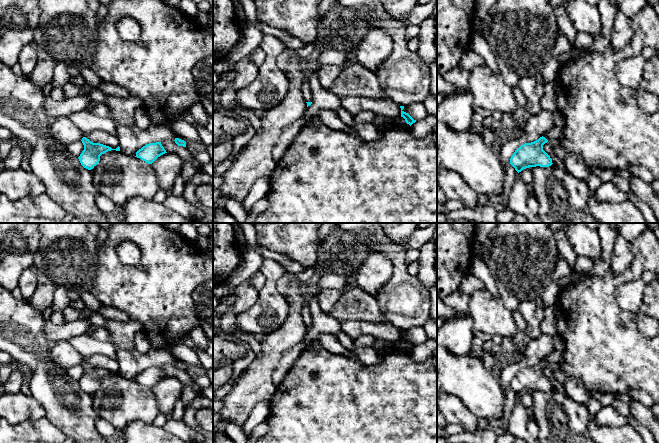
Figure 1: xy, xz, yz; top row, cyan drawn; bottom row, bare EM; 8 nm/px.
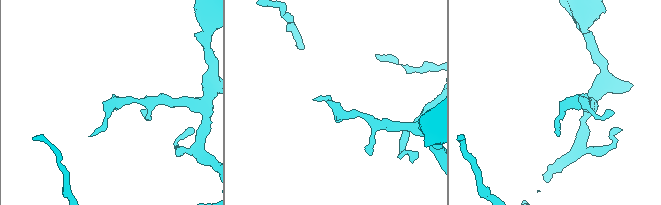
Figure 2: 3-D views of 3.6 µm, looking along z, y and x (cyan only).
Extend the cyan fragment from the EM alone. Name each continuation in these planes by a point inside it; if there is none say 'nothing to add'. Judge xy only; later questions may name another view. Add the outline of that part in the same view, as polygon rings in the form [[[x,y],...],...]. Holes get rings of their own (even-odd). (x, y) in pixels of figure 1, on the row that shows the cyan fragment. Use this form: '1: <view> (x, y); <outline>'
nothing to add

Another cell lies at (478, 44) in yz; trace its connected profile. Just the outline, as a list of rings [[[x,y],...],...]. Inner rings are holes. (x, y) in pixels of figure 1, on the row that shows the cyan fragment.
[[[472,32],[469,48],[479,54],[483,58],[485,65],[493,72],[500,73],[496,57],[483,36]]]

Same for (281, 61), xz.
[[[282,52],[278,56],[276,63],[277,63],[278,68],[285,73],[286,72],[286,63],[287,63],[287,54],[285,52]]]

